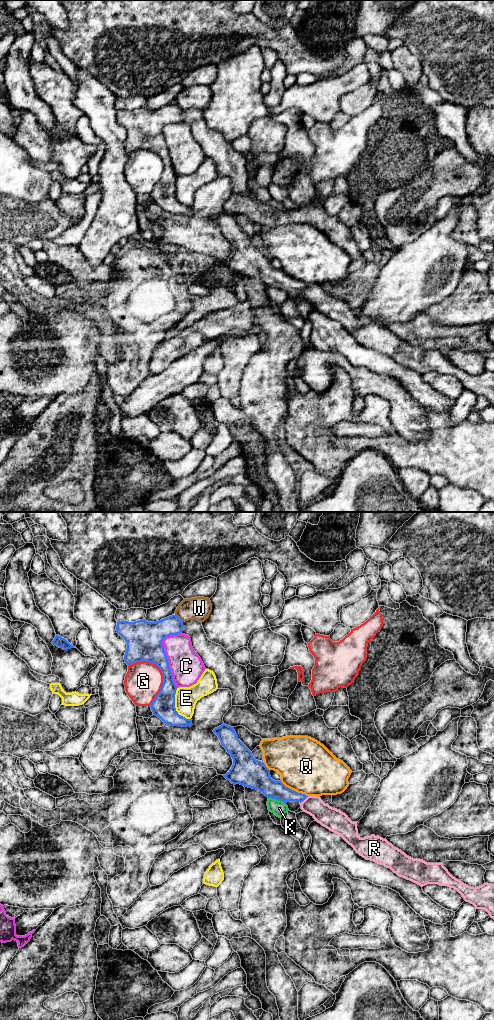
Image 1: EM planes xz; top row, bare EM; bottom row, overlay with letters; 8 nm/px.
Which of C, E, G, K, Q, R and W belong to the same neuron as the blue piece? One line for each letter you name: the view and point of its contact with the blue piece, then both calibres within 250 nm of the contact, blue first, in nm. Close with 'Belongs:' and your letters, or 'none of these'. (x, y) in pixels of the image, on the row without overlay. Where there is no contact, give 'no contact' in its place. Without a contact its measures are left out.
R: meets blue in xz at (304, 287); 150 nm thick on the blue side, 170 nm on the other
Belongs: R

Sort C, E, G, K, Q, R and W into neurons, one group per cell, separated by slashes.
C / E / G / K / Q / R / W

